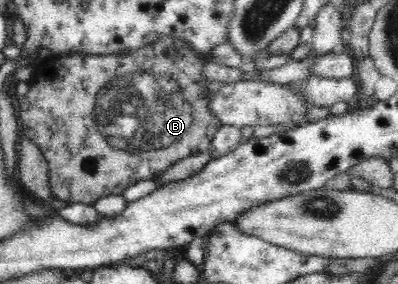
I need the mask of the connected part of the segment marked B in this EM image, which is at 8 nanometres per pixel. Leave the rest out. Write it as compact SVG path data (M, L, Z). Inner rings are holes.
M174 36L161 37L129 52L108 55L84 55L76 52L75 54L68 53L68 55L60 54L60 57L50 57L48 61L44 61L40 73L34 73L31 76L32 79L27 81L30 91L24 97L18 97L17 103L19 107L19 122L21 123L19 133L31 139L45 157L49 167L48 179L50 180L50 186L52 186L52 195L67 203L93 204L101 196L109 196L110 194L121 196L126 187L130 187L130 185L142 180L150 180L156 176L156 173L164 173L168 167L185 157L209 151L217 129L220 129L223 125L216 118L216 114L212 112L212 108L208 106L215 93L210 93L208 90L209 82L202 75L202 67L204 67L205 63L207 63L207 60L202 56L198 56L188 42L184 42L184 40ZM175 47L181 53L181 60L173 62L167 58L165 51ZM154 150L156 150L156 153L152 153L152 159L138 159L138 161L132 161L130 153L126 153L126 151L138 151L138 155L150 155L150 151Z

